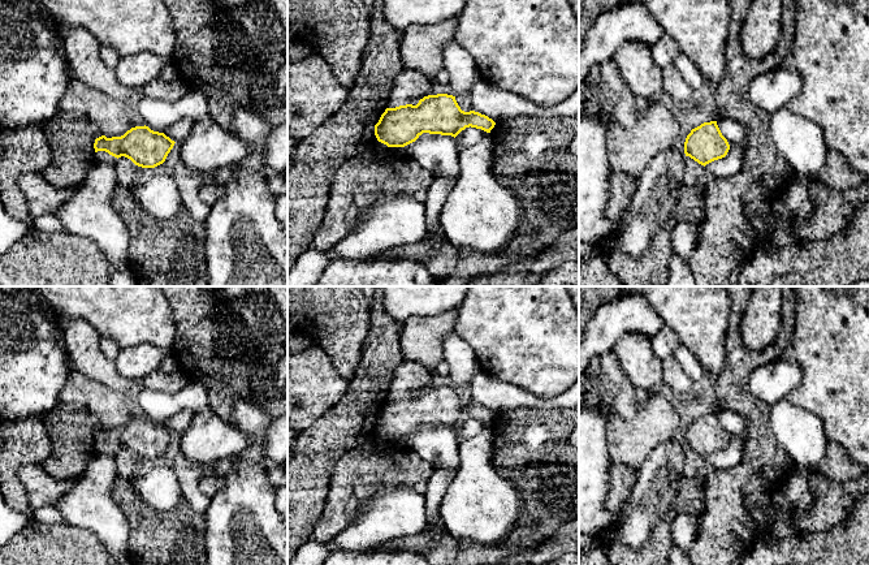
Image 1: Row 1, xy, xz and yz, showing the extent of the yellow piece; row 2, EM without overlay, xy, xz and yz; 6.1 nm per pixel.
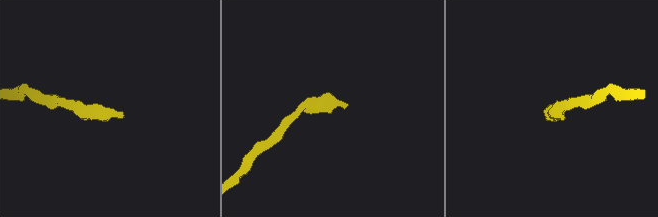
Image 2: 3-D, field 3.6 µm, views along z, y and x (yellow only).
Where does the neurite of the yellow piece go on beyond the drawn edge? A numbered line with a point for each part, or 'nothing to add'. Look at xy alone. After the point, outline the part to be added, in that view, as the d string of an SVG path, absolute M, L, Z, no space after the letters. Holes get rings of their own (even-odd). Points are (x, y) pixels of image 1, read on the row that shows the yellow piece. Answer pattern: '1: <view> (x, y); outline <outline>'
1: xy (103, 156); outline M98 151L98 152L95 152L95 155L96 155L98 161L101 161L101 163L112 163L112 164L116 164L116 161L117 161L117 158L109 155L105 151Z

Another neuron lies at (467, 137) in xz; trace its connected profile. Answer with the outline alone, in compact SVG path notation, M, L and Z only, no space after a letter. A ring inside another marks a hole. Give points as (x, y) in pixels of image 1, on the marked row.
M471 126L466 128L455 137L457 146L467 147L467 146L475 145L476 142L480 142L487 135L489 135L489 133L481 129L476 129Z

